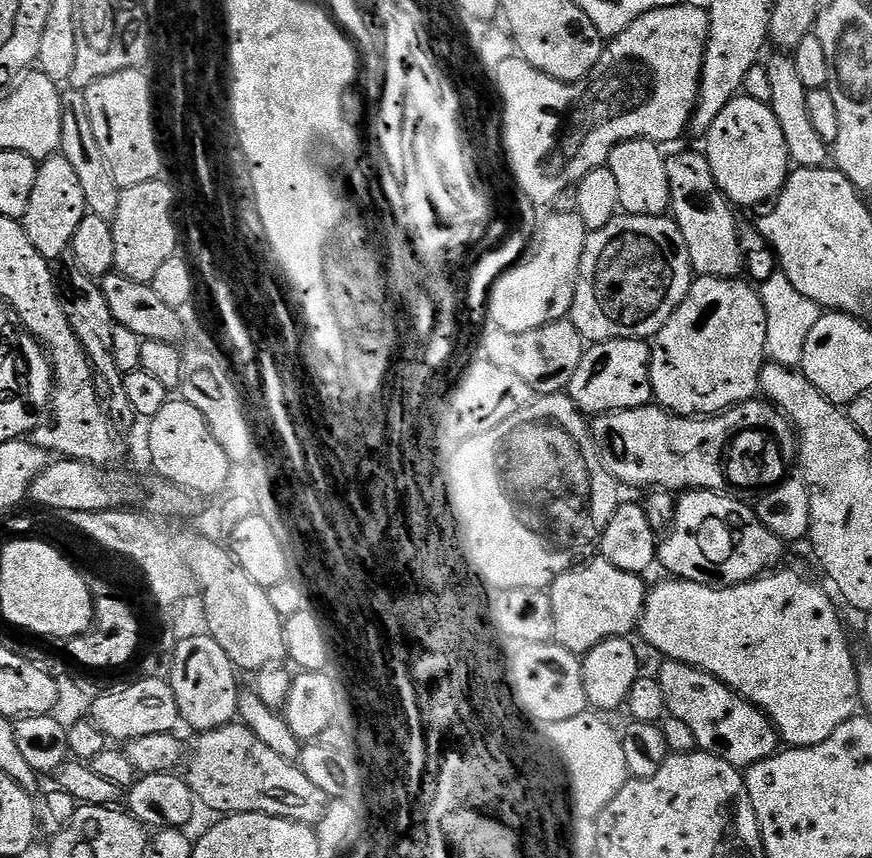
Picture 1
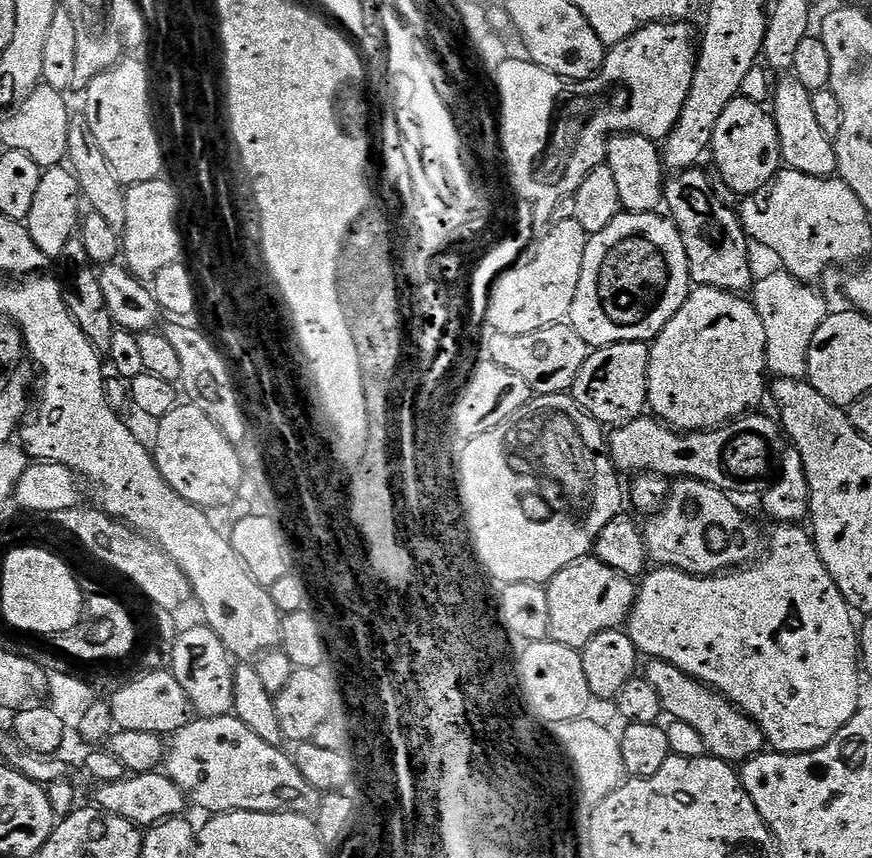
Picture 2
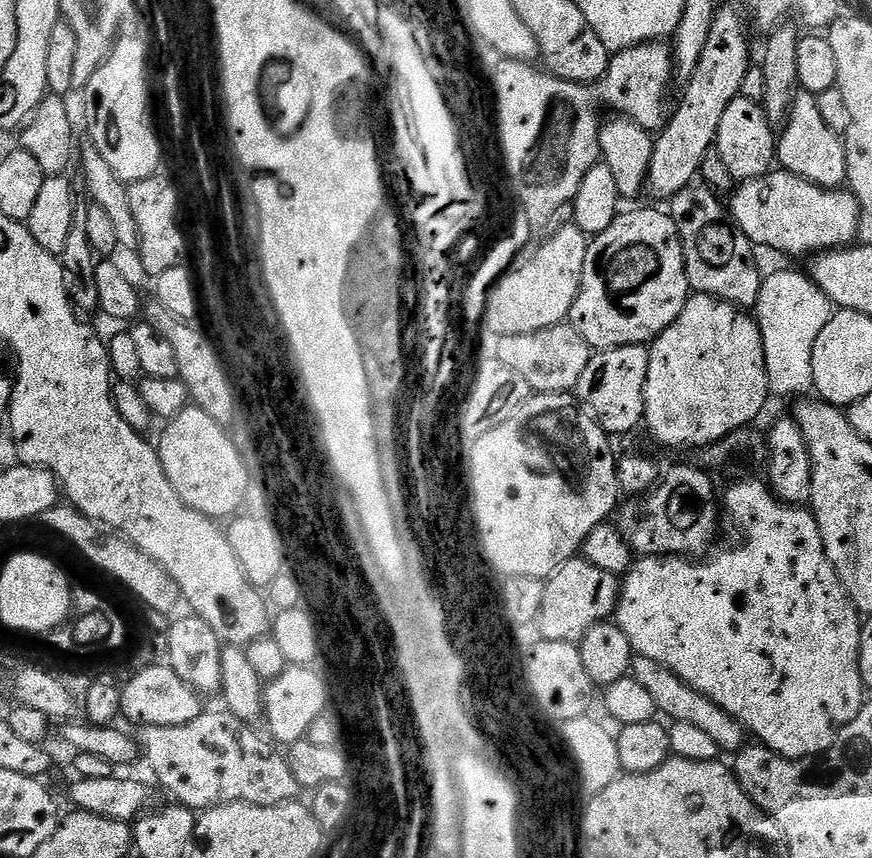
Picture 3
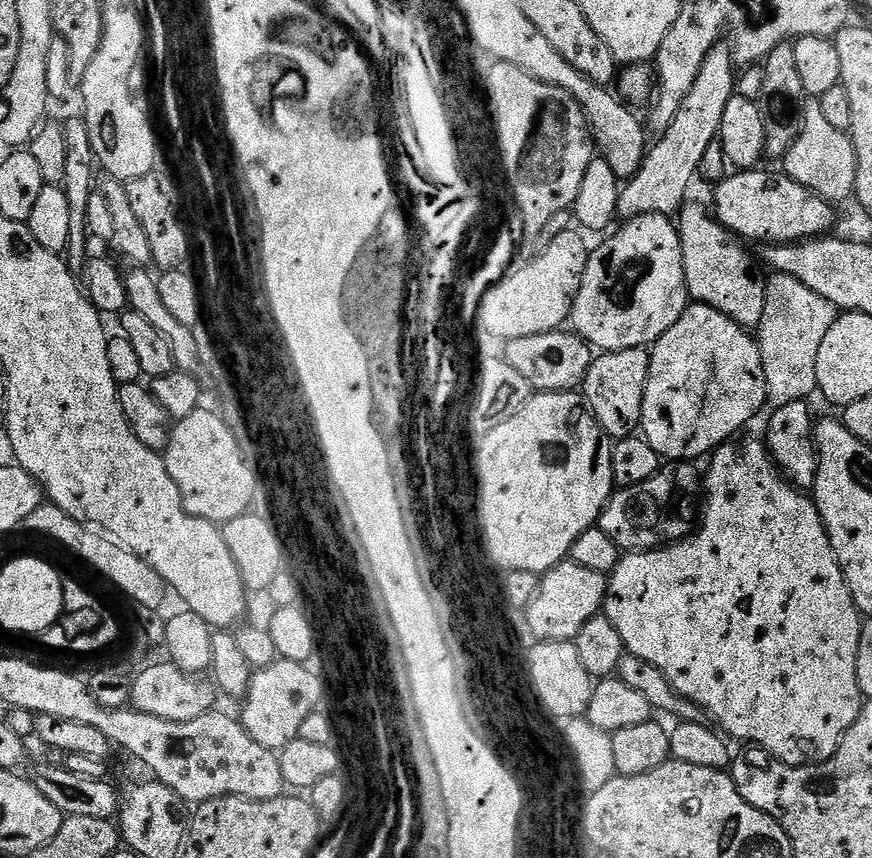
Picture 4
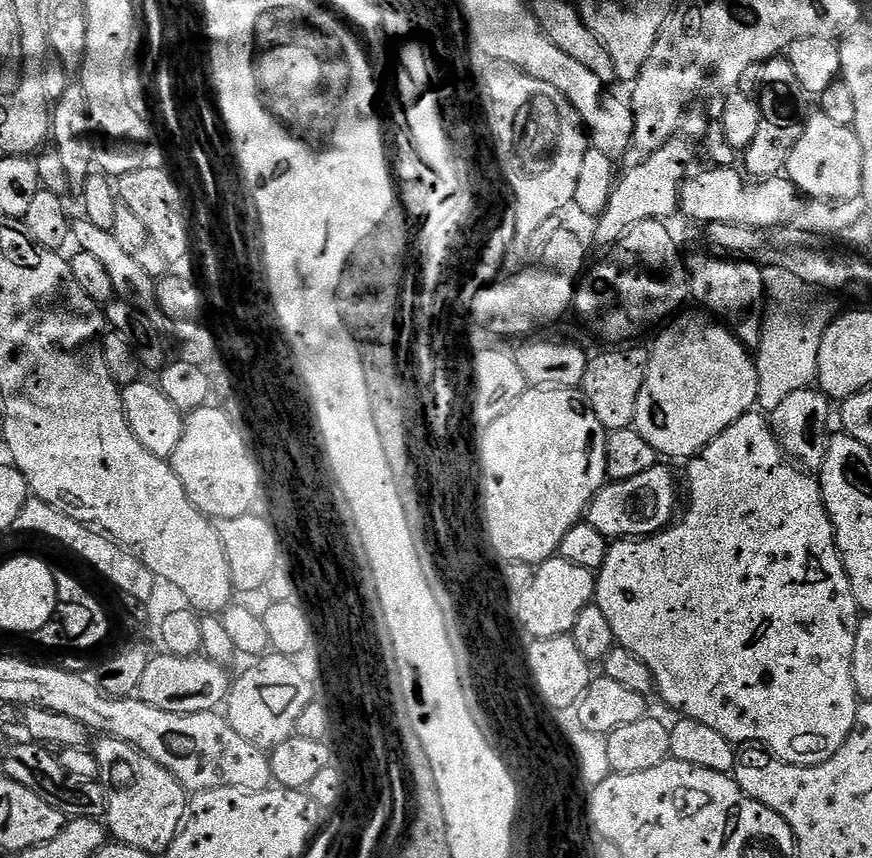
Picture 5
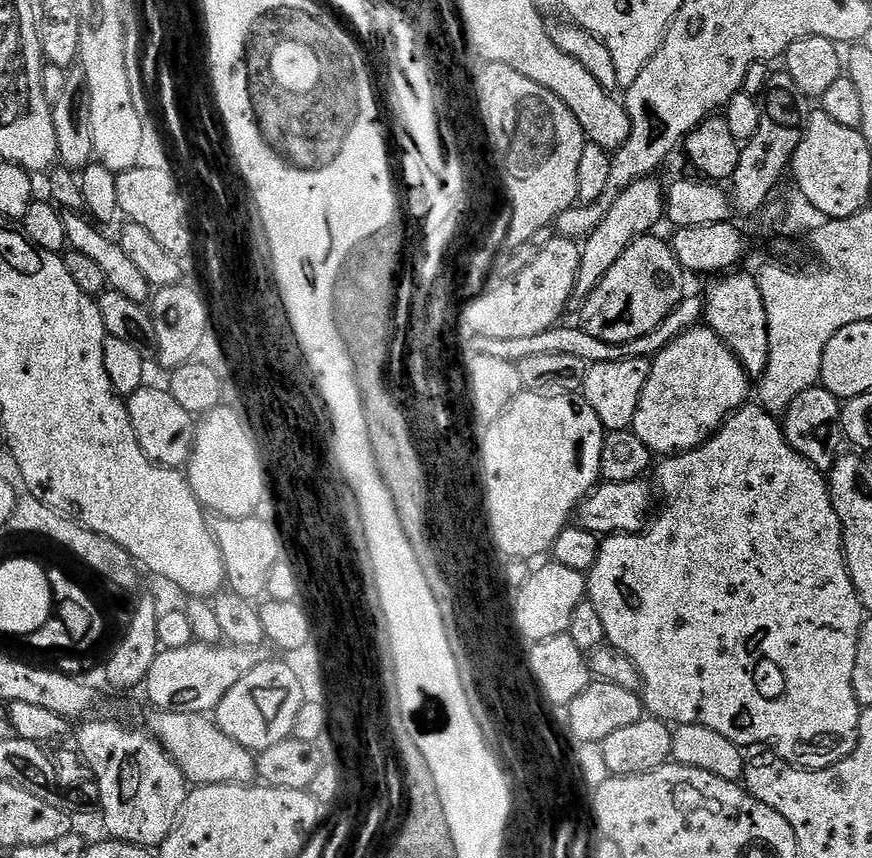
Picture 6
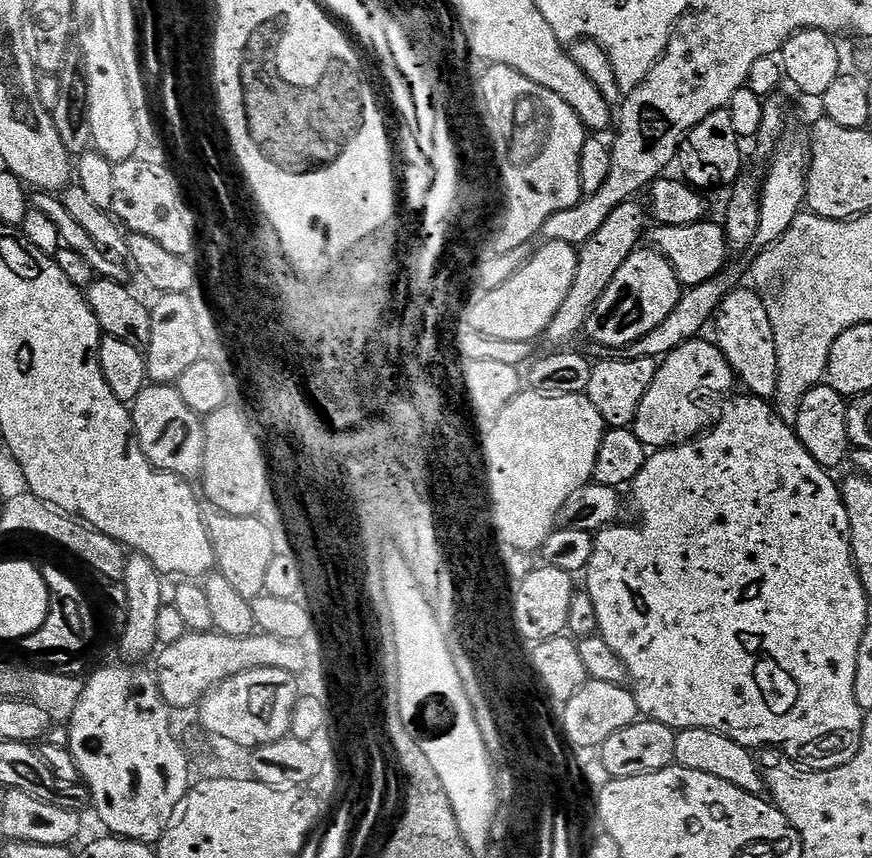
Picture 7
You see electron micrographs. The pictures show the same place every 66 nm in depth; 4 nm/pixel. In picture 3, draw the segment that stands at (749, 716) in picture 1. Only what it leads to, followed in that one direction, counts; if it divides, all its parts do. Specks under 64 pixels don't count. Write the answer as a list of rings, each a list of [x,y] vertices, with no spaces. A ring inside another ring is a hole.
[[[633,655],[630,675],[654,697],[654,706],[661,717],[669,716],[669,721],[686,722],[689,726],[701,728],[709,738],[718,742],[721,753],[735,754],[745,747],[743,726],[733,716],[726,714],[722,706],[710,702],[710,698],[698,694],[689,684],[682,682],[682,678],[678,678],[678,674],[674,674],[665,664],[654,662],[654,658]]]

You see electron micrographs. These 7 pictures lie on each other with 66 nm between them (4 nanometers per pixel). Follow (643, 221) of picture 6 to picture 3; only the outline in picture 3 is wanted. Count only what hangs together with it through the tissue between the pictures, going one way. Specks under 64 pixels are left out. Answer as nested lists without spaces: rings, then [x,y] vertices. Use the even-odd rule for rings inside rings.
[[[721,6],[712,17],[710,34],[706,46],[702,46],[698,66],[694,66],[694,74],[683,85],[680,105],[671,109],[664,127],[655,137],[646,181],[649,193],[671,198],[697,179],[696,171],[703,166],[704,155],[713,151],[726,106],[745,91],[747,80],[748,32],[744,29],[744,20],[734,9]]]

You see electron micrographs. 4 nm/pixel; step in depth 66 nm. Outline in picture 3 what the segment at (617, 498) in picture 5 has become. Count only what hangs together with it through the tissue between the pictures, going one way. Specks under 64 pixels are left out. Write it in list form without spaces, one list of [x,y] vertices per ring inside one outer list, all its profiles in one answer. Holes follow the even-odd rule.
[[[676,464],[665,471],[659,484],[643,496],[625,499],[619,505],[614,516],[614,523],[620,529],[622,538],[637,557],[646,556],[682,556],[696,558],[699,552],[707,553],[712,539],[716,536],[716,512],[718,516],[718,492],[712,489],[712,480],[700,468],[692,464]]]

